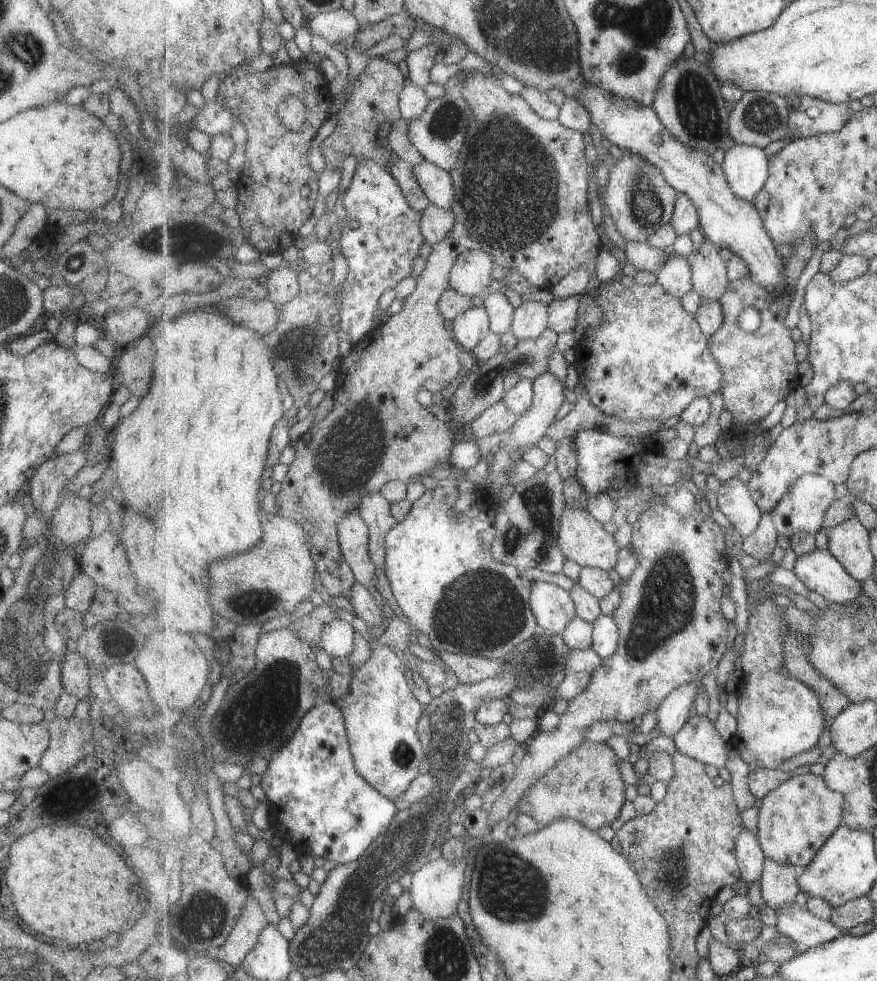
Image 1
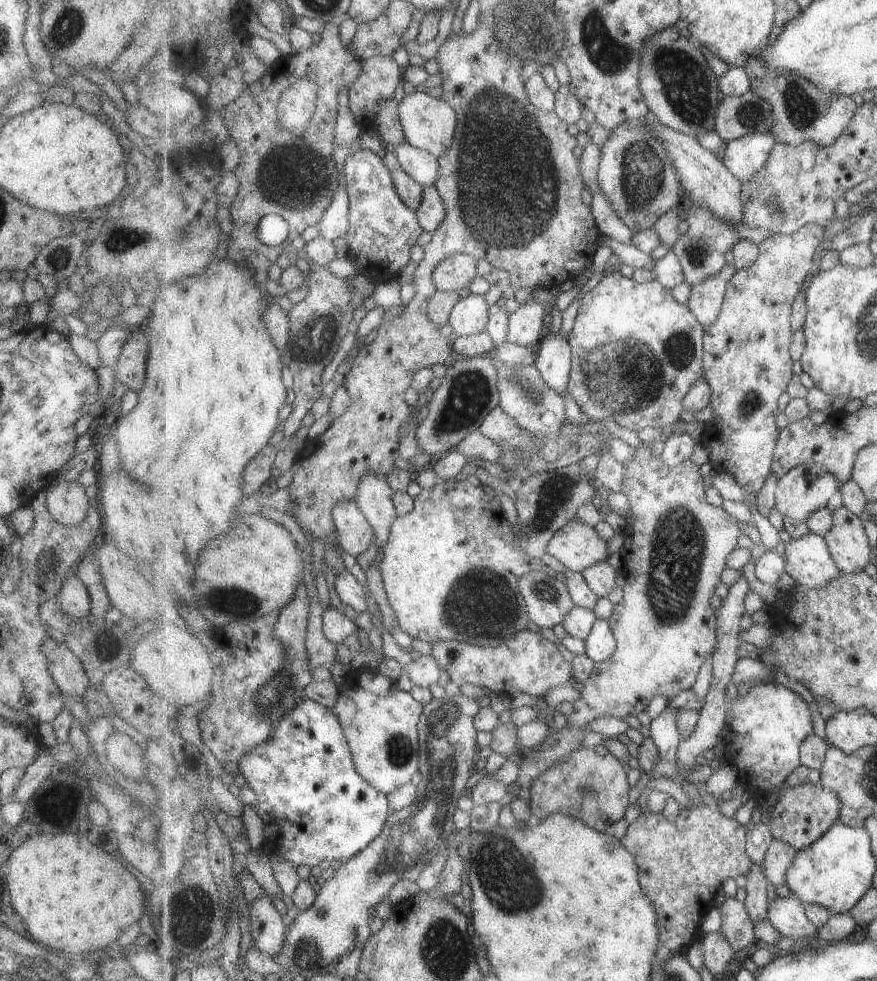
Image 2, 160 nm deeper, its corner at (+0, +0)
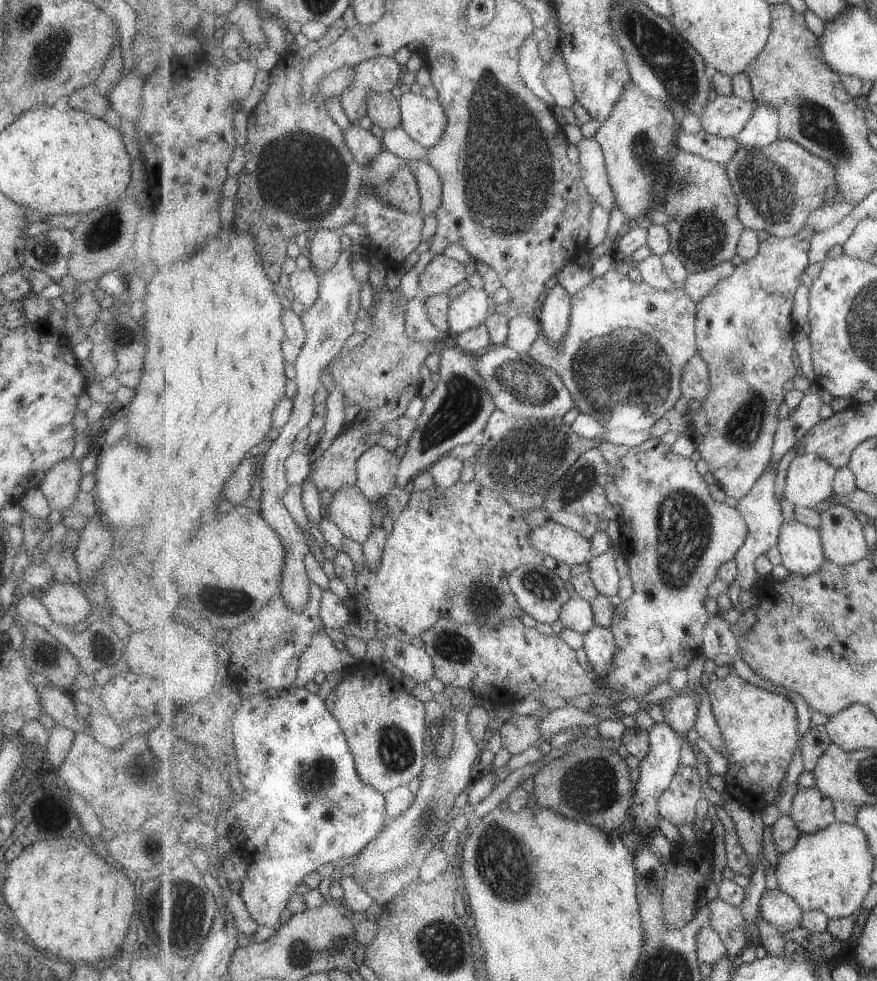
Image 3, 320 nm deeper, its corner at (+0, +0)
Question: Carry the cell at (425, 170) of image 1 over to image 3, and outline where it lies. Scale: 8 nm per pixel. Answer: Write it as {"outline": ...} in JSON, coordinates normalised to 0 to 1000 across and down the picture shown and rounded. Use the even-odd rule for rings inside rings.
{"outline":[[[460,128],[438,133],[436,145],[441,154],[461,161],[466,166],[469,164],[489,164],[488,151],[478,147]]]}

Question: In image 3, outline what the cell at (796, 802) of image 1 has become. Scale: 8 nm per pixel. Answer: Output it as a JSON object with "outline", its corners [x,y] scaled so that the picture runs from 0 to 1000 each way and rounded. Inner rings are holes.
{"outline":[[[928,802],[904,811],[901,831],[917,850],[932,850],[953,837],[952,819],[945,810]]]}

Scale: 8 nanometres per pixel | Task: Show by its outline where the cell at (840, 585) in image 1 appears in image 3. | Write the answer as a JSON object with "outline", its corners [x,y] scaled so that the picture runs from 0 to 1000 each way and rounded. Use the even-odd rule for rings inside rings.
{"outline":[[[909,530],[892,536],[887,556],[892,575],[902,584],[927,585],[943,571],[936,541]]]}

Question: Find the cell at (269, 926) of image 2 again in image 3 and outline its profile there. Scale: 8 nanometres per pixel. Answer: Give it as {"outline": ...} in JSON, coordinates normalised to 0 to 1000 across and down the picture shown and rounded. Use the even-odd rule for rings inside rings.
{"outline":[[[332,699],[330,702],[318,702],[317,704],[315,703],[315,705],[317,708],[312,713],[309,713],[309,709],[304,708],[304,704],[288,706],[279,710],[269,723],[266,739],[267,765],[270,768],[270,782],[273,783],[273,791],[279,805],[278,809],[275,810],[276,814],[267,808],[254,812],[237,804],[228,803],[223,799],[218,799],[214,802],[208,802],[203,799],[198,803],[197,811],[200,813],[198,823],[201,823],[204,831],[205,842],[211,841],[223,828],[241,828],[246,831],[250,829],[255,831],[259,837],[269,836],[270,839],[275,840],[275,842],[270,842],[270,846],[276,845],[278,850],[282,850],[282,858],[279,858],[278,864],[282,864],[282,869],[286,869],[291,875],[284,879],[284,889],[282,889],[282,895],[279,895],[279,899],[277,899],[279,905],[277,905],[274,913],[277,915],[277,919],[291,940],[306,944],[307,946],[316,947],[319,944],[320,929],[325,926],[327,917],[332,915],[334,909],[341,909],[339,908],[339,903],[345,899],[345,895],[348,895],[352,889],[360,889],[366,881],[373,881],[373,879],[382,881],[387,875],[407,873],[412,866],[440,844],[441,836],[439,810],[426,801],[417,800],[412,795],[410,789],[406,784],[406,774],[397,759],[397,752],[393,746],[391,746],[388,736],[375,724],[372,715],[366,714],[360,706],[351,703],[350,700]]]}

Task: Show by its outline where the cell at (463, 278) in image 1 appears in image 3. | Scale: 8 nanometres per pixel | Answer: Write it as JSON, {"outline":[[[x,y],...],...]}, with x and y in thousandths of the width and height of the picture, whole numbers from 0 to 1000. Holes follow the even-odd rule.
{"outline":[[[496,260],[478,281],[478,292],[488,303],[510,299],[534,283],[530,268],[507,260]]]}

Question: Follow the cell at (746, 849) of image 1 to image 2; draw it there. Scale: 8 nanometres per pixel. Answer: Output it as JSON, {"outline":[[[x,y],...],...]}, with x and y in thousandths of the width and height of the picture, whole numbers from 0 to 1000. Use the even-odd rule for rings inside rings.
{"outline":[[[857,879],[857,885],[851,893],[853,914],[851,923],[854,929],[854,934],[857,934],[860,940],[869,939],[876,935],[876,924],[878,923],[877,913],[875,913],[875,892],[870,884]]]}

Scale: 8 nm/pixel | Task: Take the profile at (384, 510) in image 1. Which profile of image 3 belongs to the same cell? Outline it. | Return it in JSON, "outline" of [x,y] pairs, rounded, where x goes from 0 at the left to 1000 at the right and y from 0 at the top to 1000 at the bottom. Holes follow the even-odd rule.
{"outline":[[[425,454],[412,464],[408,471],[409,497],[424,513],[431,513],[438,525],[446,522],[436,514],[436,510],[453,493],[453,479],[456,478],[457,470],[458,467],[450,460]]]}

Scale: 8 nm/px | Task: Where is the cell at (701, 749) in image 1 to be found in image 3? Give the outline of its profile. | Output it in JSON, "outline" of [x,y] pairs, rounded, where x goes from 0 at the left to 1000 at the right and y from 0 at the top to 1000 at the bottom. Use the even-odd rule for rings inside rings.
{"outline":[[[772,708],[759,713],[755,722],[757,736],[763,737],[774,748],[779,749],[794,742],[796,735],[795,716],[786,708]]]}

